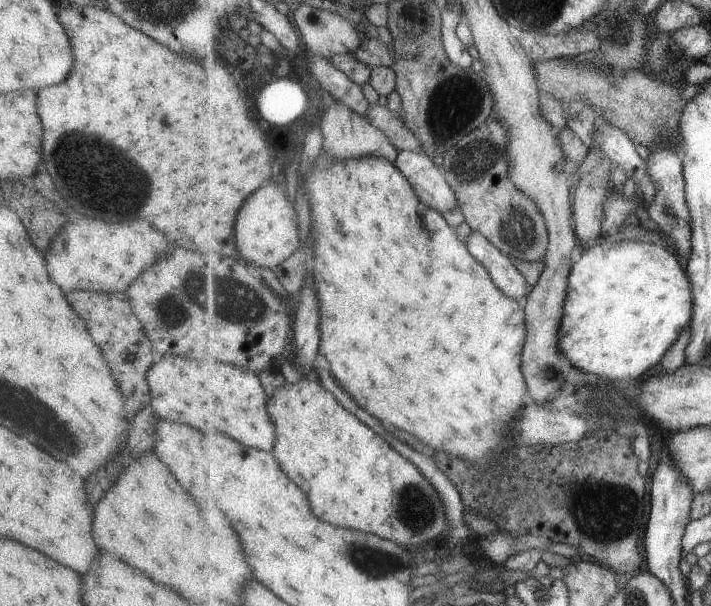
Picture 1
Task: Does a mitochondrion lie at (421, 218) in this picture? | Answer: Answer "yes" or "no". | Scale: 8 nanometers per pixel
no

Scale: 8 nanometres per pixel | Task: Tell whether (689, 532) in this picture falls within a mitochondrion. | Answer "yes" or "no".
no

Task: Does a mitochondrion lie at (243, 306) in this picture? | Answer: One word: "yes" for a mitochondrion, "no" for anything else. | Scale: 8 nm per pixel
yes

